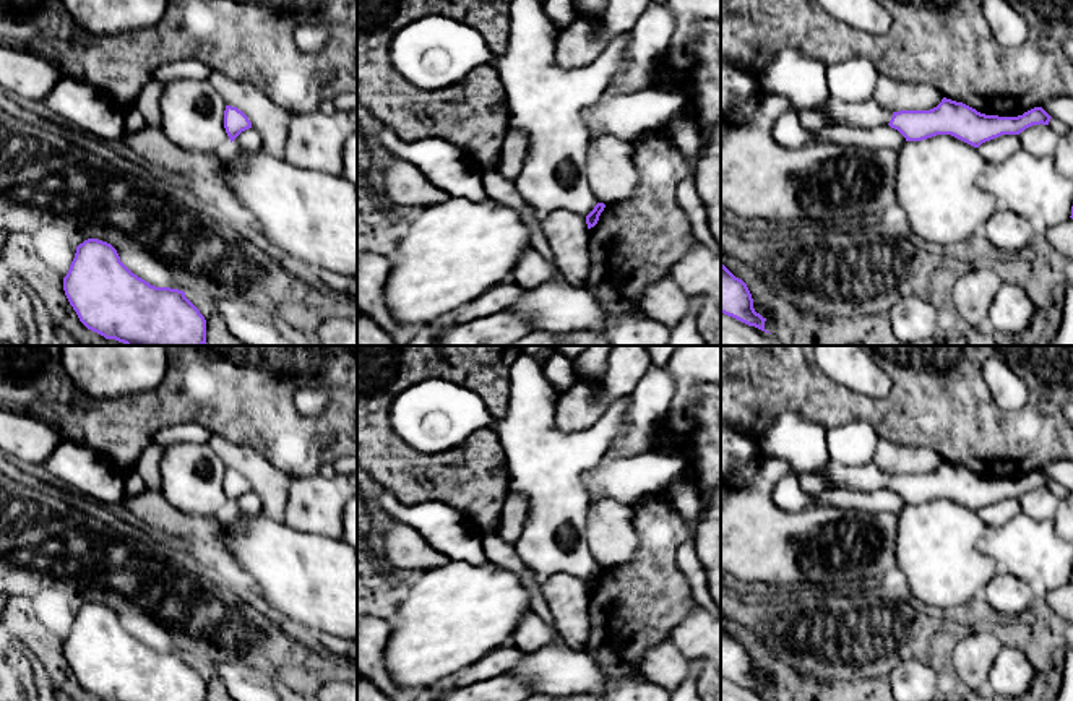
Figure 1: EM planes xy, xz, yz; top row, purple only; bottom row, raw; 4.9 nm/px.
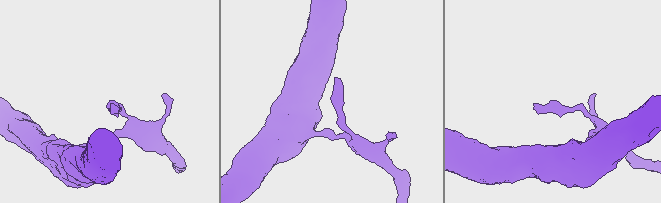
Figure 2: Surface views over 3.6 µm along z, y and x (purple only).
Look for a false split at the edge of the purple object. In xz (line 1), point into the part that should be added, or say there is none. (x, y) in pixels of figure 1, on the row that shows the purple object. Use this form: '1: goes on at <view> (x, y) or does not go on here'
1: does not go on here

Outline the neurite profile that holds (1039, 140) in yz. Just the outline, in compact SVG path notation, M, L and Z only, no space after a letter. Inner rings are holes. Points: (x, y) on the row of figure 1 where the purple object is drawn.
M1032 125L1019 135L1021 149L1036 156L1047 157L1054 156L1060 136L1052 130L1050 125Z

